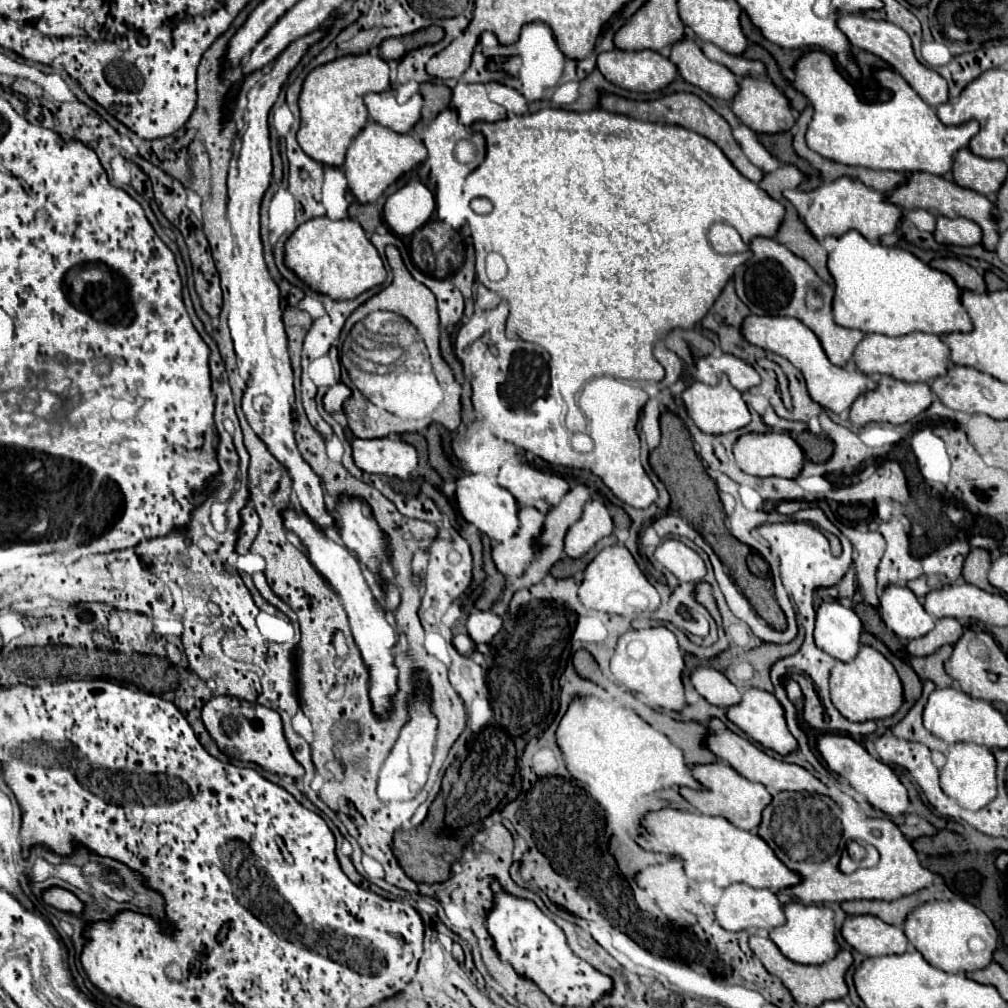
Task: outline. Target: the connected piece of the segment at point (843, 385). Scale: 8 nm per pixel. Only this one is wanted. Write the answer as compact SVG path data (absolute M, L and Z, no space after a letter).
M749 315L743 321L741 333L751 345L757 345L757 347L761 347L765 351L773 351L773 353L789 359L803 373L811 399L815 403L819 403L823 409L829 409L833 413L845 413L853 405L853 401L861 393L867 391L867 379L869 377L865 373L861 373L859 369L853 369L853 367L845 369L845 367L833 365L827 359L817 335L809 327L805 327L799 319L771 317L771 315L765 315L765 317Z

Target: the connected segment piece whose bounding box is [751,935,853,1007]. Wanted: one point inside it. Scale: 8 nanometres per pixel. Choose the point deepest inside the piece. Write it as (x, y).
(810, 985)

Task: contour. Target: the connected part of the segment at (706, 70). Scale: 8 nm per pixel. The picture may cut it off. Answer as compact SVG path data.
M683 39L671 47L669 59L677 65L681 77L705 93L731 101L739 91L739 79L725 65L707 59L693 39Z

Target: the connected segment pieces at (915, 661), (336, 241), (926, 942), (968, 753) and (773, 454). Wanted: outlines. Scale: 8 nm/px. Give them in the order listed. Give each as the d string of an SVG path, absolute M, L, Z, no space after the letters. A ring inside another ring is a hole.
M945 645L929 657L911 657L911 667L921 679L933 681L937 687L951 687L953 679L945 671L945 661L951 657L953 647Z
M315 217L313 221L305 221L305 225L299 225L287 241L285 263L311 289L325 293L331 299L355 299L381 285L387 277L375 245L353 219L331 221L329 217Z
M945 899L927 901L925 905L913 909L905 921L905 935L909 941L907 951L919 951L925 961L947 973L967 973L985 969L993 961L993 951L997 949L999 933L991 919L965 899Z
M975 743L951 745L951 749L947 753L947 763L941 769L941 789L965 809L979 811L979 809L987 807L997 795L993 751L985 745L975 745Z
M747 433L747 435L739 437L739 441L733 445L733 455L735 455L739 469L743 473L749 473L755 477L777 475L777 477L785 477L785 479L797 479L803 469L803 463L805 463L803 449L787 433L765 433L765 435Z

